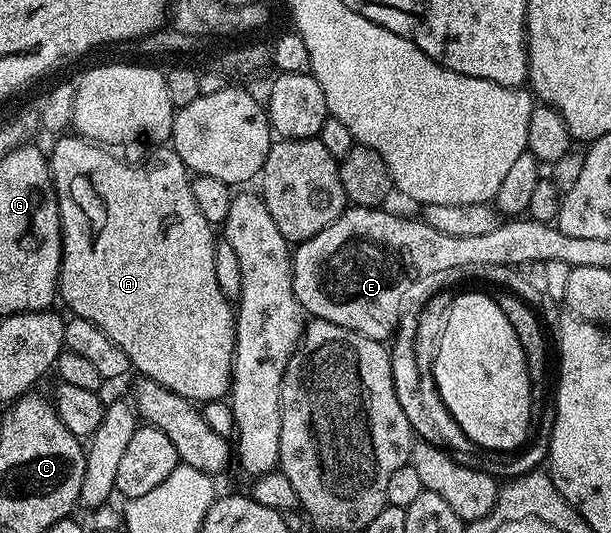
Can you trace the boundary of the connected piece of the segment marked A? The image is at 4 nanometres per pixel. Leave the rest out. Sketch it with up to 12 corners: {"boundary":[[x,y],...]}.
{"boundary":[[173,146],[49,148],[58,295],[225,400],[235,308]]}

